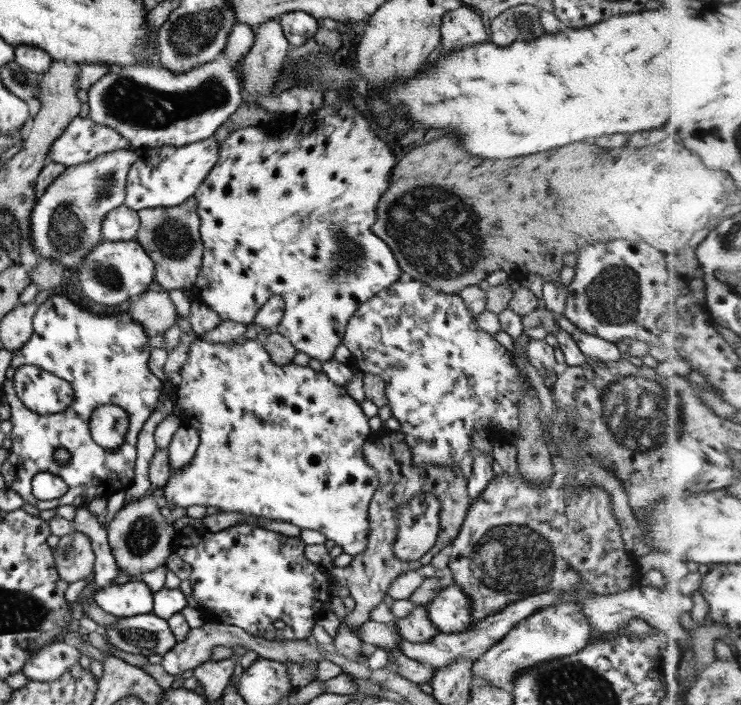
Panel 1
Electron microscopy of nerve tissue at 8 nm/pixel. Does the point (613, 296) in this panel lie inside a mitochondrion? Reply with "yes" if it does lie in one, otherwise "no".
yes

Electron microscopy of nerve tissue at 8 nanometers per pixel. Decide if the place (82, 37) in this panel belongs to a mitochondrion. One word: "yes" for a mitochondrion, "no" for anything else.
no

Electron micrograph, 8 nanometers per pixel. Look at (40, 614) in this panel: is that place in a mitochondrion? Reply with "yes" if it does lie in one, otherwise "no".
yes

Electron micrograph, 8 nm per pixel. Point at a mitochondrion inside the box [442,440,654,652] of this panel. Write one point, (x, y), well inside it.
(510, 560)

